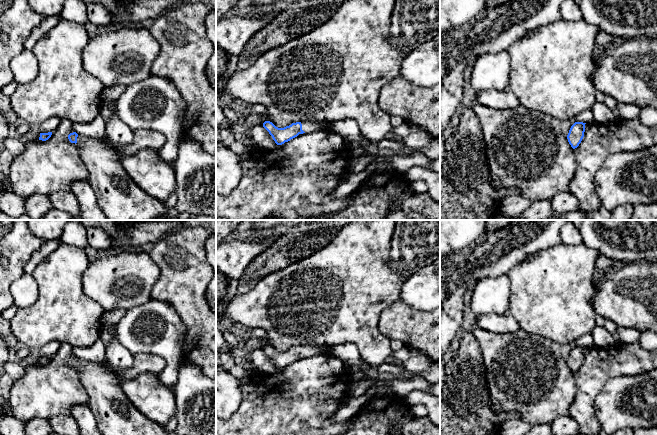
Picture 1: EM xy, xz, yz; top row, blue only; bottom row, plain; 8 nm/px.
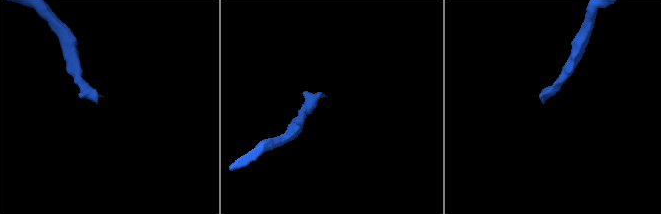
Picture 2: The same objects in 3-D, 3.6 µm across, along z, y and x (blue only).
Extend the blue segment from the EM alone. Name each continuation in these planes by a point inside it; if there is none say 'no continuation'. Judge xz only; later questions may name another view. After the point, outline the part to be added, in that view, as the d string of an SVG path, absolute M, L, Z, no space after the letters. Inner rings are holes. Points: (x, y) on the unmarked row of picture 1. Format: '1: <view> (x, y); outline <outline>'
1: xz (309, 350); outline M313 345L301 346L301 348L302 348L302 354L305 357L315 356L319 354L330 354L330 348L326 352L322 352L319 346L313 346Z

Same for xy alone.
1: xy (115, 414); outline M78 359L77 369L81 384L89 397L88 407L96 418L102 435L177 435L167 433L163 426L139 412L124 394L116 375L107 363L96 363Z

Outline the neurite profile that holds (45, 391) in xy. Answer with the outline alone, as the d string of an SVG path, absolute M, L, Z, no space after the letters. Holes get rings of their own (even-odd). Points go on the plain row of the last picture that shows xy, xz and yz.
M61 344L51 361L46 364L34 364L26 368L23 377L14 382L8 403L12 417L21 421L36 418L49 419L59 415L70 415L74 405L88 405L89 397L83 385L77 367L71 367L68 359L73 357L73 347Z

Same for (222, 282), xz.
M216 269L216 321L217 321L217 309L220 301L227 293L229 280Z

